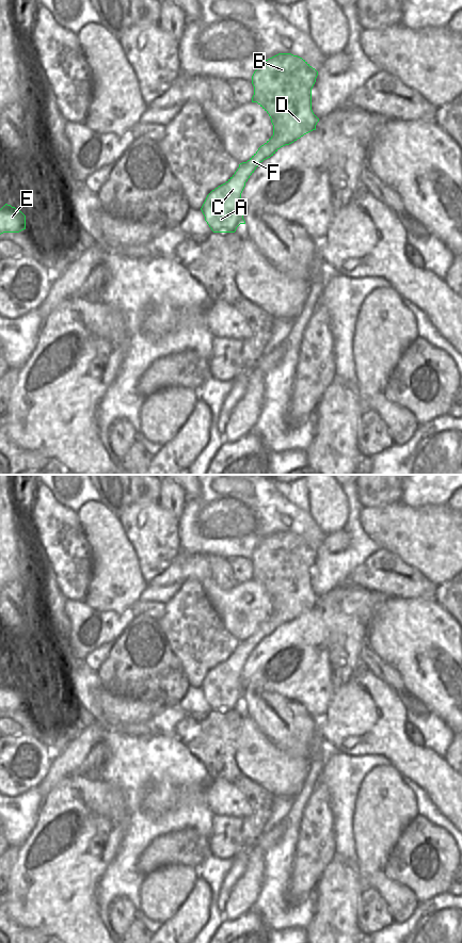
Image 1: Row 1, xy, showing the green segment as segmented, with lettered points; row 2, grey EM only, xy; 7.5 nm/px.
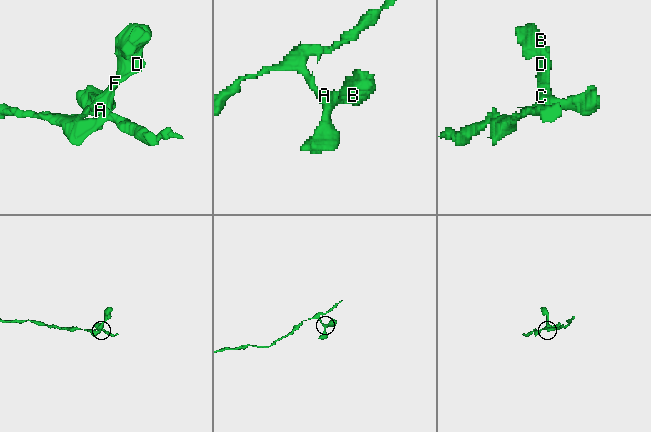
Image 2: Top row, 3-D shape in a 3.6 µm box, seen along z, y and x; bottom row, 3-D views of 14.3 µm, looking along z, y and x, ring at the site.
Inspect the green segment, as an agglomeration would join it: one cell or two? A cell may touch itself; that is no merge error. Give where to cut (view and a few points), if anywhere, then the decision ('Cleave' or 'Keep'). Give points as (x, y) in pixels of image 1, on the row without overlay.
No split. Keep

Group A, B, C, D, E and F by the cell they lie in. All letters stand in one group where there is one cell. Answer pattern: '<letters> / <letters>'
A B C D E F

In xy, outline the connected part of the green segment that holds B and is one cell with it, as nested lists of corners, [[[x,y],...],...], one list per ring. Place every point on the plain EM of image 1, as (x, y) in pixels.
[[[278,531],[262,540],[254,549],[252,580],[257,580],[269,592],[273,603],[273,613],[246,640],[240,641],[225,661],[207,673],[201,688],[213,710],[235,710],[240,702],[245,702],[241,671],[250,654],[264,638],[273,634],[281,625],[316,608],[319,596],[312,588],[312,566],[317,554],[318,549],[305,538],[291,531]]]

